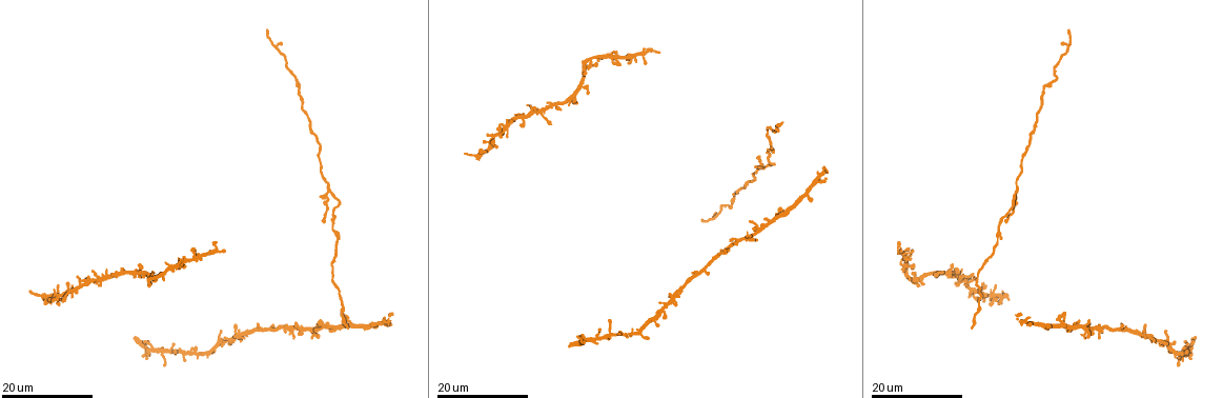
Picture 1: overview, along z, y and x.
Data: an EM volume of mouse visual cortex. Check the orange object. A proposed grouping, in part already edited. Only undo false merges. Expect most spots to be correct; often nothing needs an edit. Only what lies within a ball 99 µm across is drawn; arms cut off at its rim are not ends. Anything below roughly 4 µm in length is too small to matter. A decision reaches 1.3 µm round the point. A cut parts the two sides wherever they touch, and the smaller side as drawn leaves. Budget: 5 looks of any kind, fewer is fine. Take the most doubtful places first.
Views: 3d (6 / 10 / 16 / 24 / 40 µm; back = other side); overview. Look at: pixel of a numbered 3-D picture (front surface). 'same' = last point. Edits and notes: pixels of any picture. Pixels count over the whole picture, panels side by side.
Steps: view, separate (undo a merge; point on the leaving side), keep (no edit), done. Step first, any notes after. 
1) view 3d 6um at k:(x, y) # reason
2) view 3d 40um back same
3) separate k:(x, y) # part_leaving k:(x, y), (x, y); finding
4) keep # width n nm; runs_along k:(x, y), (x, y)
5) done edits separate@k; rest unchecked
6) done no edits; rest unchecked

view 3d 16um at 1:(1017, 193) # branch point

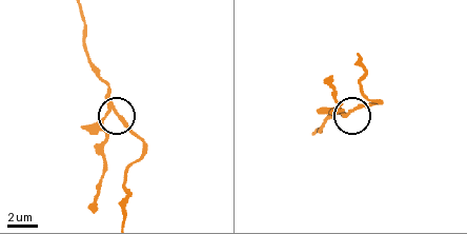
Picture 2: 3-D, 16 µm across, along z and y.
view 3d 6um at 2:(106, 114)

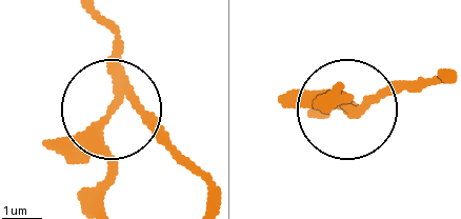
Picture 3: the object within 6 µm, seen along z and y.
separate 3:(98, 133) # side_arm 8 um; part_leaving 3:(120, 78), (100, 145), (111, 175), (100, 205); a second cell is stuck on

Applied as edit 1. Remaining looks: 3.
view 3d 16um at 1:(1043, 86) # sudden change in width

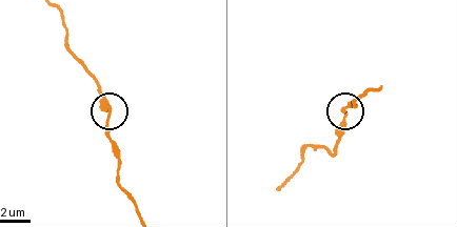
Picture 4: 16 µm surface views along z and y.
view 3d 10um at 4:(109, 108) # zoom in

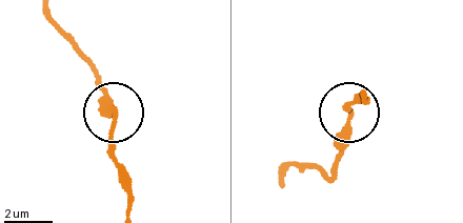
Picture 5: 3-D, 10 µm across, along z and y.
keep # one cell here

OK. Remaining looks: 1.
done edits separate@3; rest unchecked

